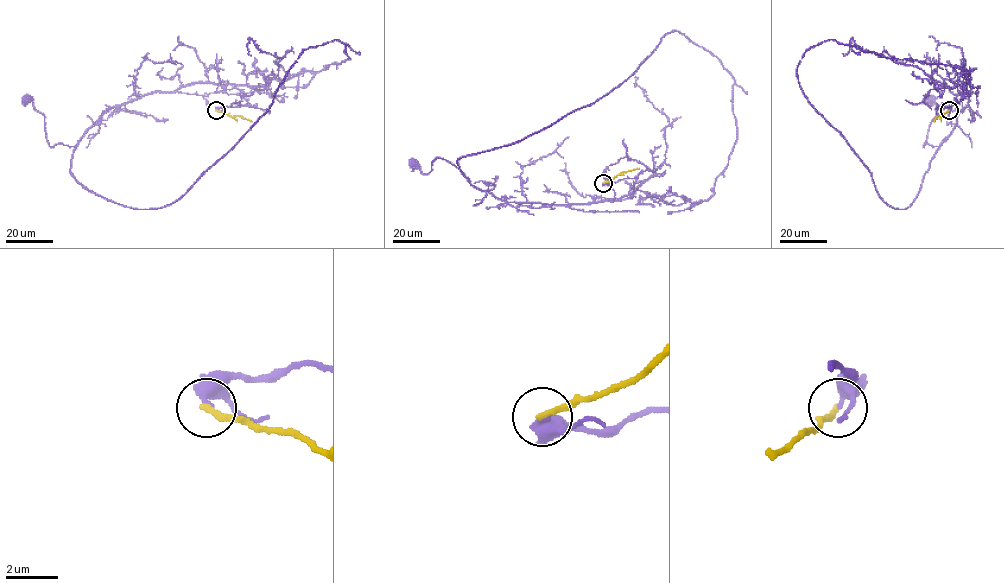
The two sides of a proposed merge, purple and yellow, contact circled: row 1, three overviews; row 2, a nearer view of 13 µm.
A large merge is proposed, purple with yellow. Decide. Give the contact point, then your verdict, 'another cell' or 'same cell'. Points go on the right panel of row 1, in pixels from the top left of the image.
place (949, 110); another cell

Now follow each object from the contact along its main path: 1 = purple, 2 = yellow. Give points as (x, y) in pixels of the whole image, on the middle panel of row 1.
1: (603, 183), (637, 178), (623, 200), (508, 202), (447, 161), (433, 161), (427, 174), (415, 162)
2: (603, 183), (621, 172), (639, 168)

